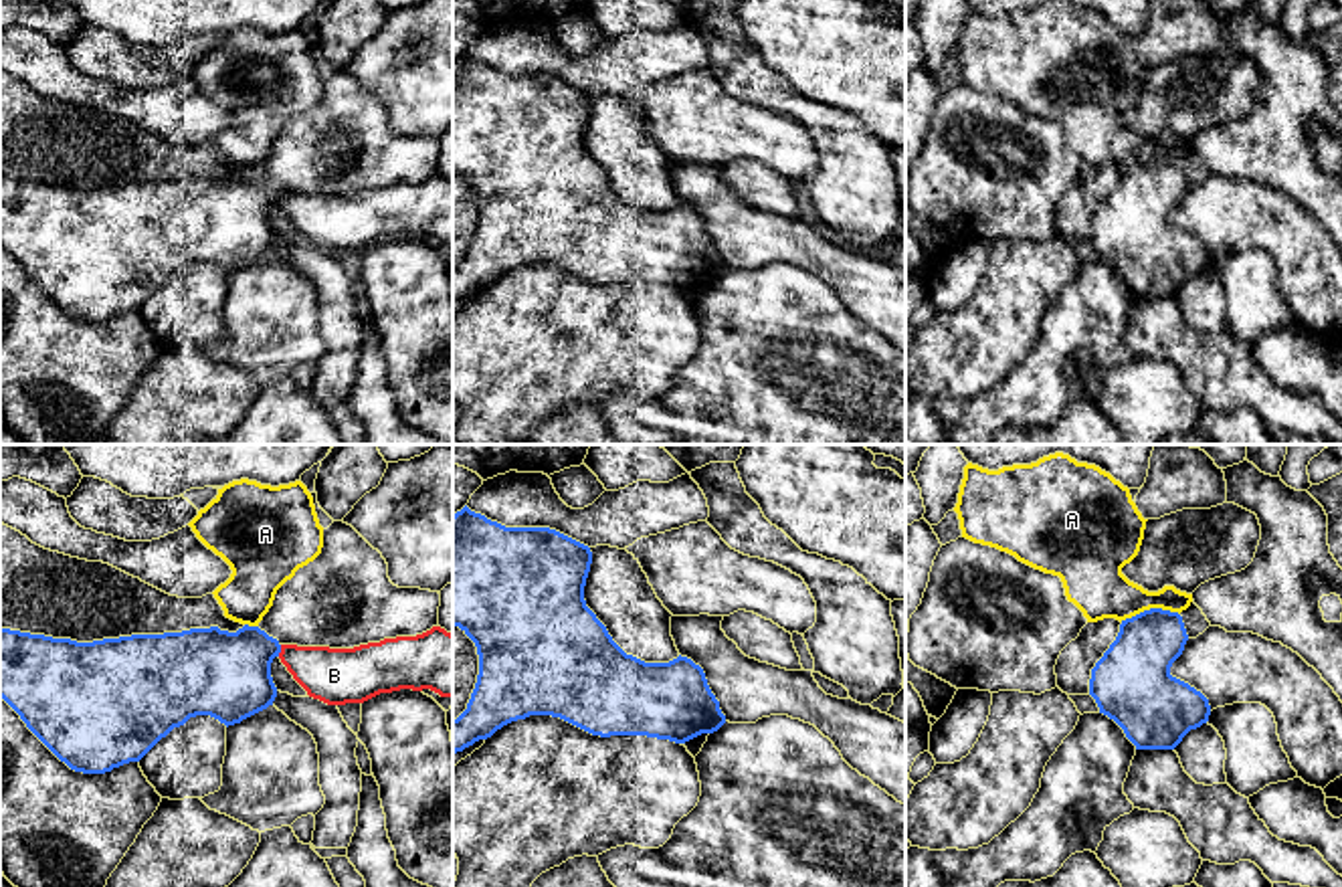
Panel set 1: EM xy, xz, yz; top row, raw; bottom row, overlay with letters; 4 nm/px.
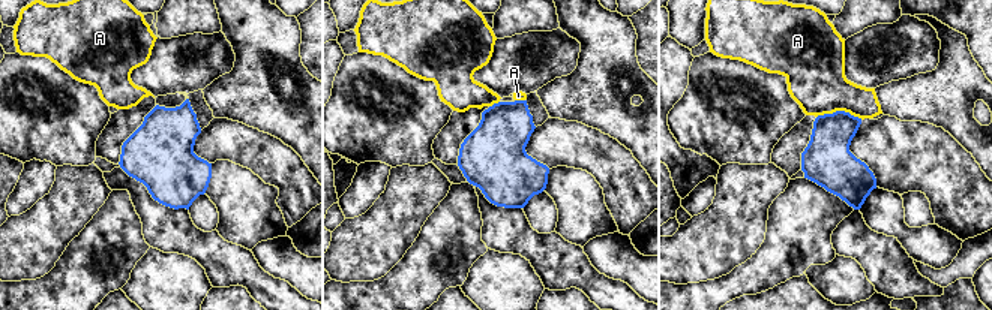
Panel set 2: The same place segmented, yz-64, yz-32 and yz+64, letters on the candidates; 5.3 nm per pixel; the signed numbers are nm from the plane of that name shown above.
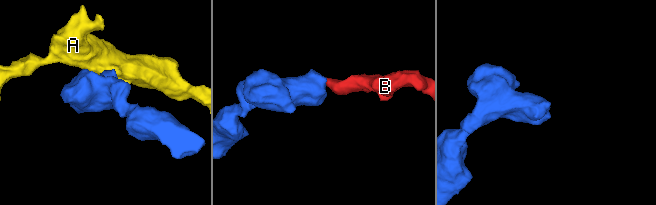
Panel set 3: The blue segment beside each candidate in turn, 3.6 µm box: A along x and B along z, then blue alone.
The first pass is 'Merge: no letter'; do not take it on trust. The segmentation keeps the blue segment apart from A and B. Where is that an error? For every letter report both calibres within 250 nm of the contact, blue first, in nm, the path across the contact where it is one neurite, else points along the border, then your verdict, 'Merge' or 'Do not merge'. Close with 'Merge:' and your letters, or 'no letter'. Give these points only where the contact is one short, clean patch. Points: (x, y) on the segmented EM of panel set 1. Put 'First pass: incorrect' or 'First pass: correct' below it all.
A: Thickness 280 nm (blue) against 240 nm. Boundary: yz (1179, 613), (1148, 609), (1120, 621). Do not merge
B: Thickness 360 nm (blue) against 220 nm. Path across: xy (227, 675), (251, 651), (279, 651), (334, 675). Merge
Merge: B
First pass: incorrect

